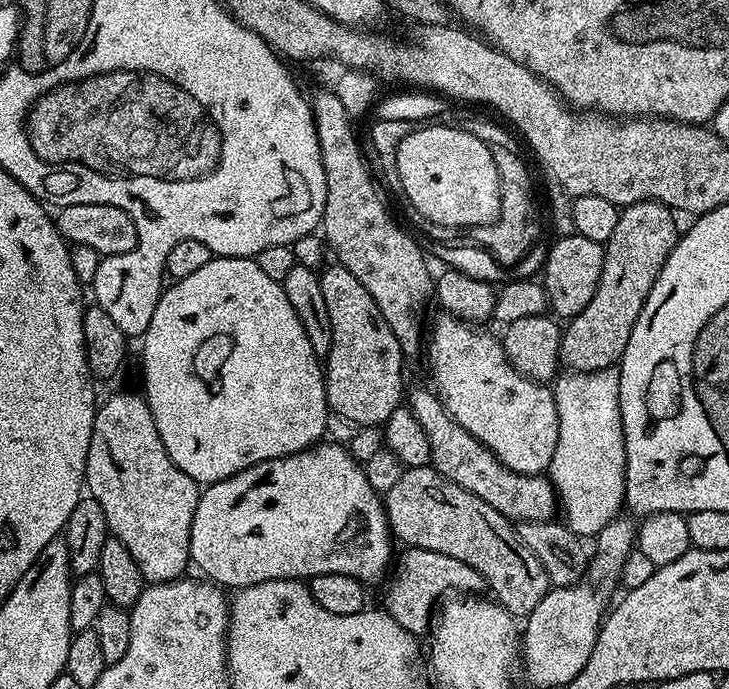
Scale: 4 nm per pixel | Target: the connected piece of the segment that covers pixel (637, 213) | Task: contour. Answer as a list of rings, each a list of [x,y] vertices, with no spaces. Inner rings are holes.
[[[643,200],[620,208],[618,226],[614,226],[614,234],[610,234],[608,243],[604,245],[604,265],[602,278],[598,278],[598,290],[594,290],[594,298],[590,298],[586,310],[571,317],[567,321],[568,328],[566,324],[560,333],[560,363],[565,369],[593,372],[619,365],[626,342],[630,342],[630,330],[634,330],[634,322],[638,322],[638,314],[642,314],[642,306],[646,306],[646,298],[650,298],[650,290],[676,245],[678,231],[675,218],[673,209],[659,200]]]

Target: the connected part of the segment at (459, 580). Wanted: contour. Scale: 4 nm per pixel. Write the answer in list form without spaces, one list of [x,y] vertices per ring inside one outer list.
[[[405,547],[403,551],[392,581],[391,576],[387,581],[388,589],[384,592],[382,604],[383,611],[388,612],[402,630],[413,634],[427,633],[442,598],[449,594],[480,594],[485,591],[486,585],[478,570],[474,570],[474,566],[466,566],[466,562],[458,562],[458,558],[421,548]]]

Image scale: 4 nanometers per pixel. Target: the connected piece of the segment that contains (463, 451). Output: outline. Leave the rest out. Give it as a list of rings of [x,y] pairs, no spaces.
[[[409,387],[406,392],[406,406],[418,418],[422,425],[422,430],[426,430],[426,438],[430,441],[430,454],[432,455],[431,467],[442,473],[448,480],[452,480],[462,490],[470,490],[470,494],[478,494],[494,510],[498,510],[503,516],[507,516],[513,522],[522,520],[550,520],[557,515],[558,497],[552,481],[547,475],[539,476],[519,476],[514,470],[507,468],[492,451],[478,438],[474,438],[458,422],[454,422],[452,417],[444,410],[444,405],[440,403],[435,391],[428,388]]]

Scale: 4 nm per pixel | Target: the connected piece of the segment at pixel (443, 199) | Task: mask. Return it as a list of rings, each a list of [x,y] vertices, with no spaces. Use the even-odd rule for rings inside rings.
[[[432,122],[416,127],[398,146],[397,170],[403,198],[412,203],[413,210],[428,224],[437,220],[444,220],[444,224],[492,224],[500,212],[498,170],[489,144],[457,126]]]

